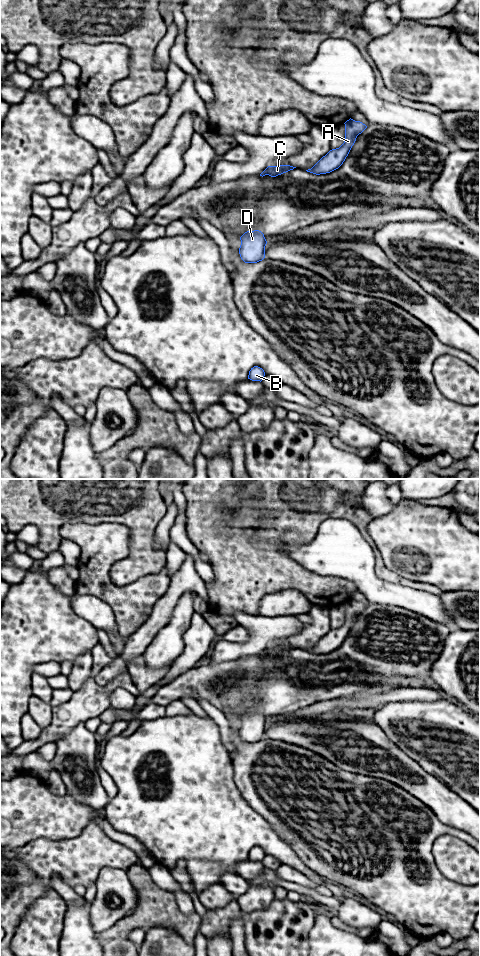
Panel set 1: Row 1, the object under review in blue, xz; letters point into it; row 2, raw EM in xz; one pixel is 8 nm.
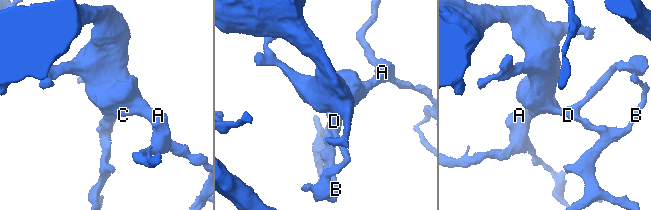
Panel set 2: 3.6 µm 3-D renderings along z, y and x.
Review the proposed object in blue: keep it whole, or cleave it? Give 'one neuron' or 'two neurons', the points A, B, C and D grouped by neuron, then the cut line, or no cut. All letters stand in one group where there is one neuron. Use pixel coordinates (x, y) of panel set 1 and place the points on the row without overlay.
one neuron; groups A B C D; cut none

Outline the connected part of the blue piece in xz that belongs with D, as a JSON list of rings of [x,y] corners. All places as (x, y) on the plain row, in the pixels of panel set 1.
[[[247,711],[240,720],[239,734],[245,743],[257,743],[265,738],[267,721],[261,711]]]

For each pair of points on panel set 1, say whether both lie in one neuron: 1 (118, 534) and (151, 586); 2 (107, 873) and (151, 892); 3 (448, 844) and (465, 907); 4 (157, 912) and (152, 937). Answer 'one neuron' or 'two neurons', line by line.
1: one neuron
2: two neurons
3: two neurons
4: two neurons

